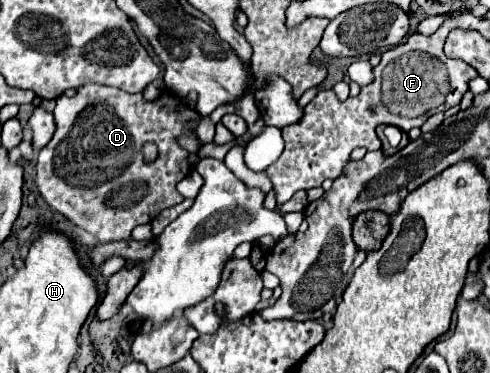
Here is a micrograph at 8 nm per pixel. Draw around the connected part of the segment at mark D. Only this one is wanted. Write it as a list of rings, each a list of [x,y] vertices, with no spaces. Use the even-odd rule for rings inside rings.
[[[84,84],[76,90],[76,96],[60,96],[54,108],[56,132],[54,138],[40,150],[36,162],[36,184],[44,200],[62,216],[72,220],[82,230],[94,234],[102,244],[114,240],[130,240],[130,234],[140,224],[150,224],[164,208],[180,204],[184,198],[176,190],[176,184],[190,172],[188,150],[178,144],[188,122],[198,122],[200,114],[192,110],[184,98],[168,88],[162,88],[156,100],[146,100],[142,92],[128,94],[124,90],[104,84]],[[154,142],[158,156],[154,162],[146,162],[142,146]]]

